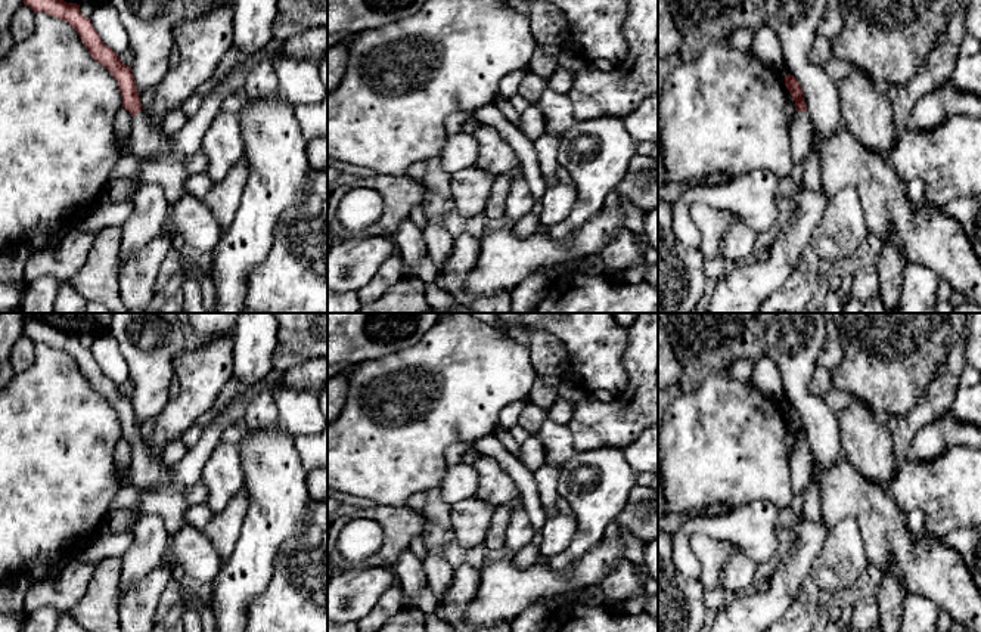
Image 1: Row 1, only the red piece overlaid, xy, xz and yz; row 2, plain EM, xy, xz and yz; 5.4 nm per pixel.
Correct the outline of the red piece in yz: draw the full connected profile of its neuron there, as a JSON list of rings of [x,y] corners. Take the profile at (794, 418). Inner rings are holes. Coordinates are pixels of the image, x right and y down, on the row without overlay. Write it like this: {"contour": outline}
{"contour": [[[788,405],[785,408],[785,416],[795,431],[797,440],[789,458],[792,492],[797,495],[804,492],[811,481],[811,458],[800,413],[791,405]]]}

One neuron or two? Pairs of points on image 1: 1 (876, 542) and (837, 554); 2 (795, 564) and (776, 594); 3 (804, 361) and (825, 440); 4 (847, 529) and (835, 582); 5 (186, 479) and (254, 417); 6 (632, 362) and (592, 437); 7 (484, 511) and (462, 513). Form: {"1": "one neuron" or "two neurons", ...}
{"1": "two neurons", "2": "one neuron", "3": "one neuron", "4": "one neuron", "5": "two neurons", "6": "one neuron", "7": "one neuron"}

